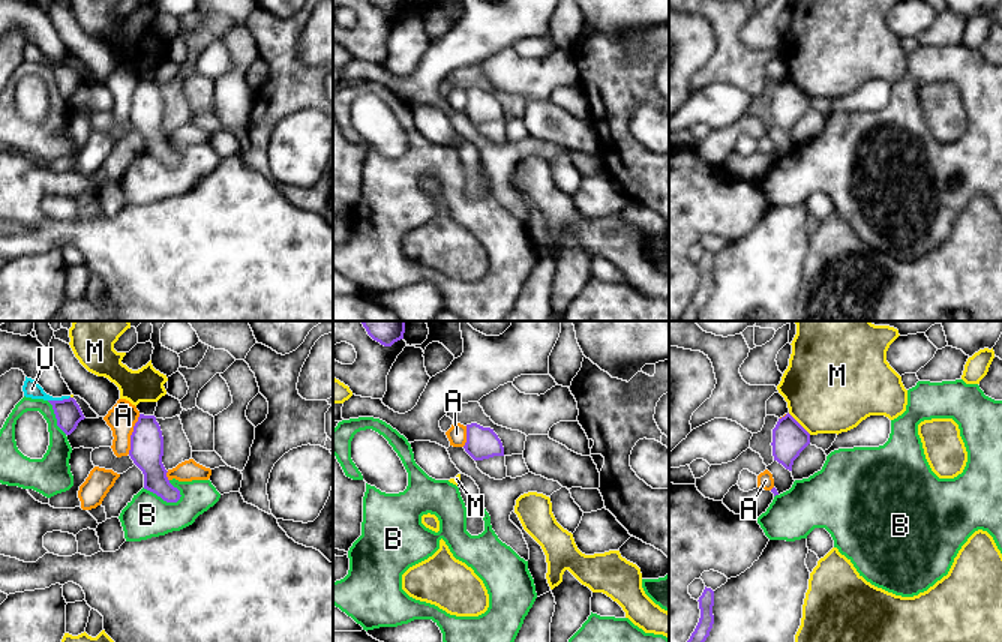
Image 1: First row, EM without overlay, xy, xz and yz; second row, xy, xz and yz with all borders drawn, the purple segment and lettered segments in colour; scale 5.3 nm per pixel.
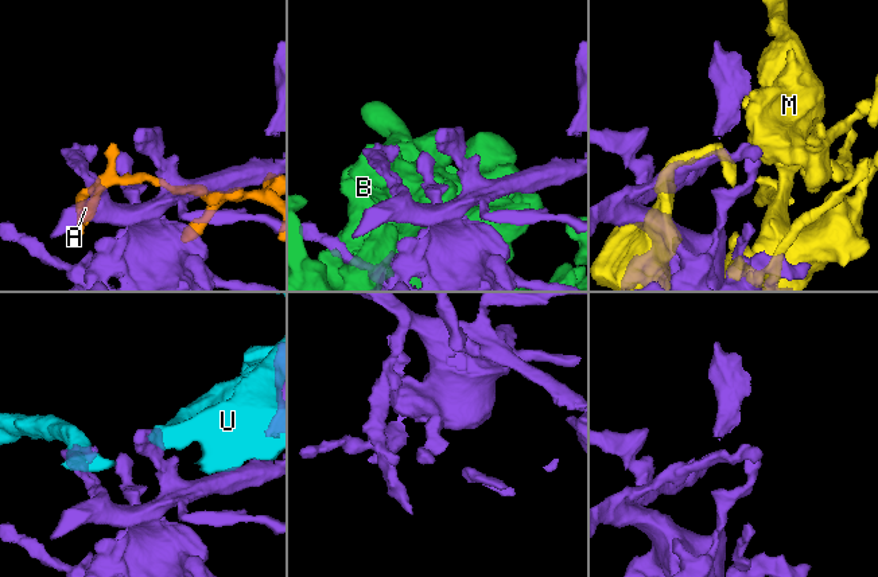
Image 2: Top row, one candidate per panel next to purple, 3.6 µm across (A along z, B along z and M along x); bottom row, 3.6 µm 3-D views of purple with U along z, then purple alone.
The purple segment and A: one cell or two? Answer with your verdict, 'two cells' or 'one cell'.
two cells

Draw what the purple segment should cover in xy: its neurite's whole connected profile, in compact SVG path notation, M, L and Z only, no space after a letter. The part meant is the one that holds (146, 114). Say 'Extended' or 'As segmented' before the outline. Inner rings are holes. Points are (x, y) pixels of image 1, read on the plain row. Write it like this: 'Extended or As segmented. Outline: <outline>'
As segmented. Outline: M140 78L130 99L129 120L144 138L144 153L166 166L180 164L180 154L170 147L162 128L164 100L154 80Z

